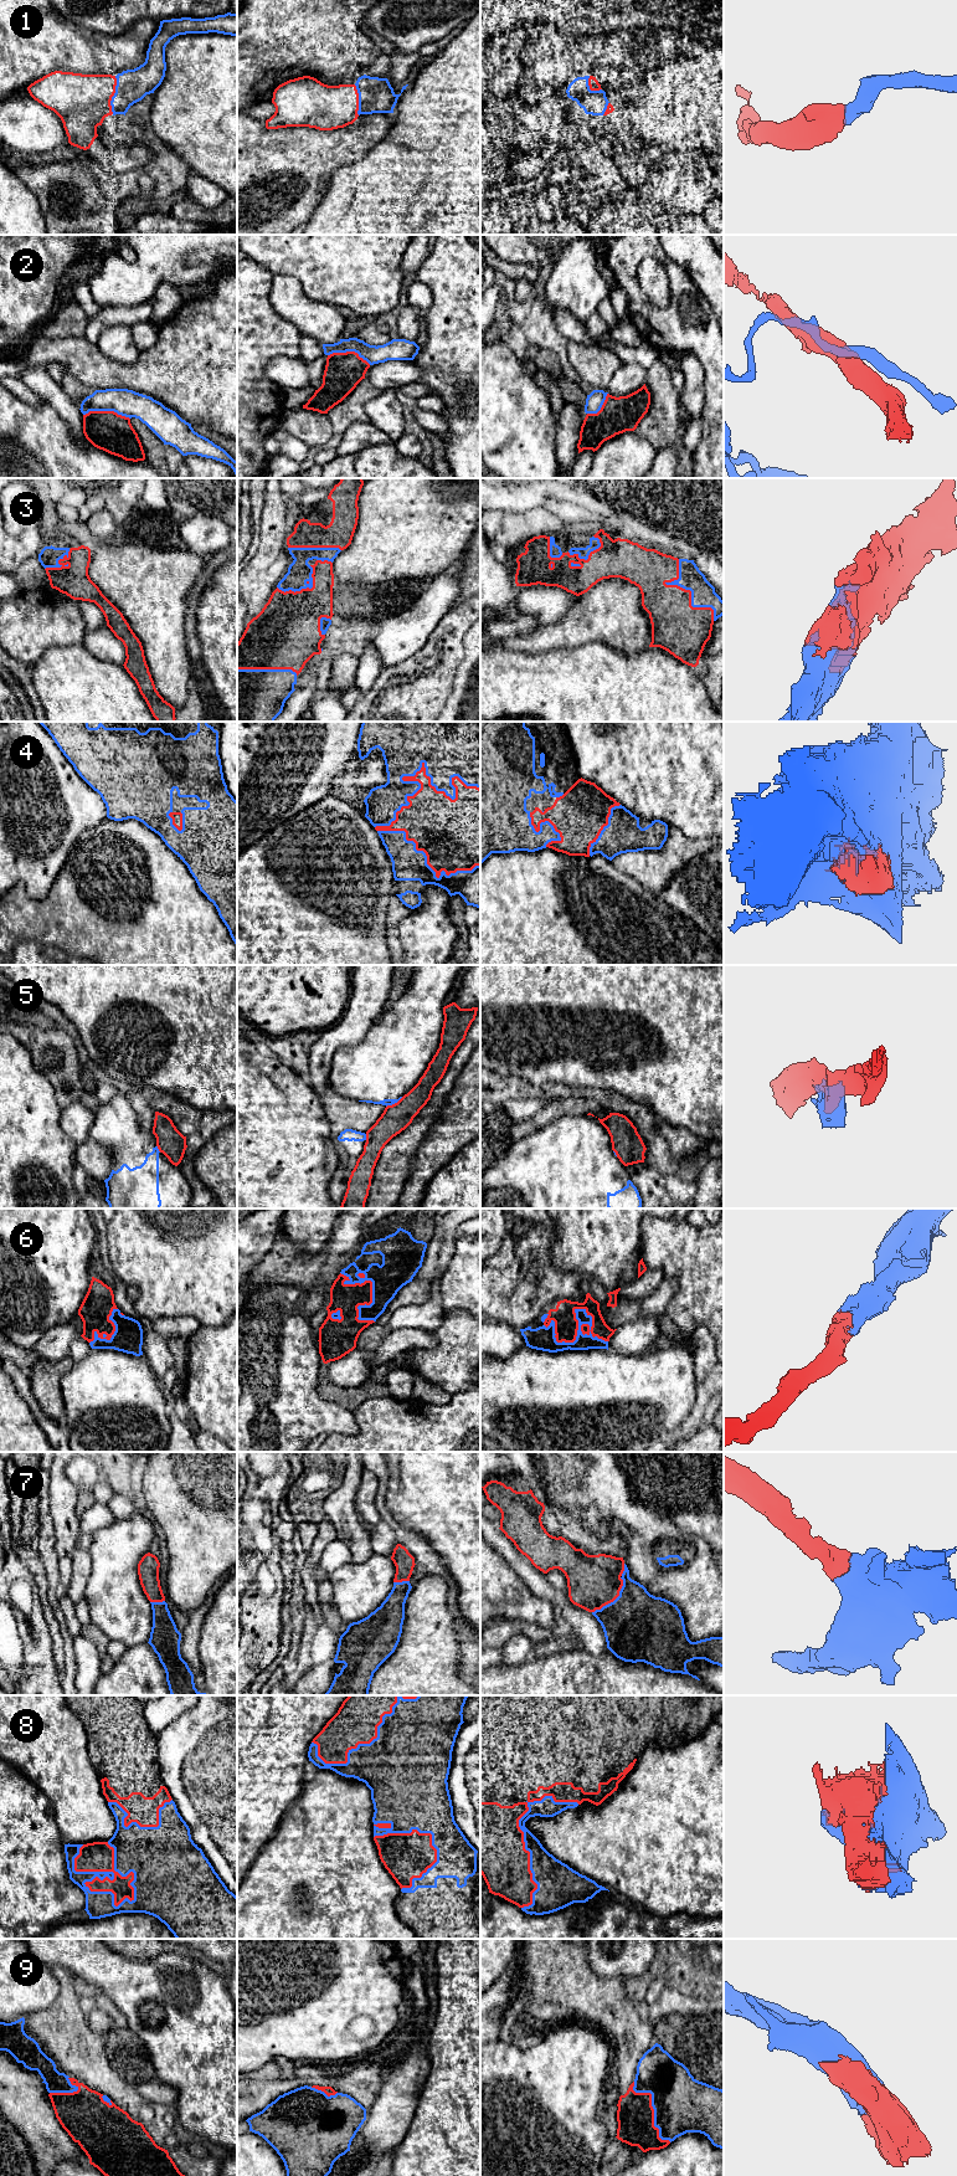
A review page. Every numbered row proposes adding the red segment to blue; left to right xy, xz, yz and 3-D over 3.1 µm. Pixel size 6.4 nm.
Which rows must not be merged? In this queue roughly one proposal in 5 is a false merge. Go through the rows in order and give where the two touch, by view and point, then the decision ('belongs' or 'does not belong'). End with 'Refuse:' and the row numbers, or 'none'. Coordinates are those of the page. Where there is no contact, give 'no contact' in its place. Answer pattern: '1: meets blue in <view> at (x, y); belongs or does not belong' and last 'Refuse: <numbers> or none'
1: meets blue in xy at (114, 95); belongs
2: meets blue in xy at (107, 410); does not belong
3: meets blue in yz at (690, 590); belongs
4: meets blue in xz at (416, 771); belongs
5: meets blue in xz at (394, 1103); does not belong
6: meets blue in yz at (571, 1343); belongs
7: meets blue in yz at (615, 1600); belongs
8: meets blue in xy at (106, 1872); belongs
9: meets blue in yz at (653, 2108); belongs
Refuse: 2, 5

